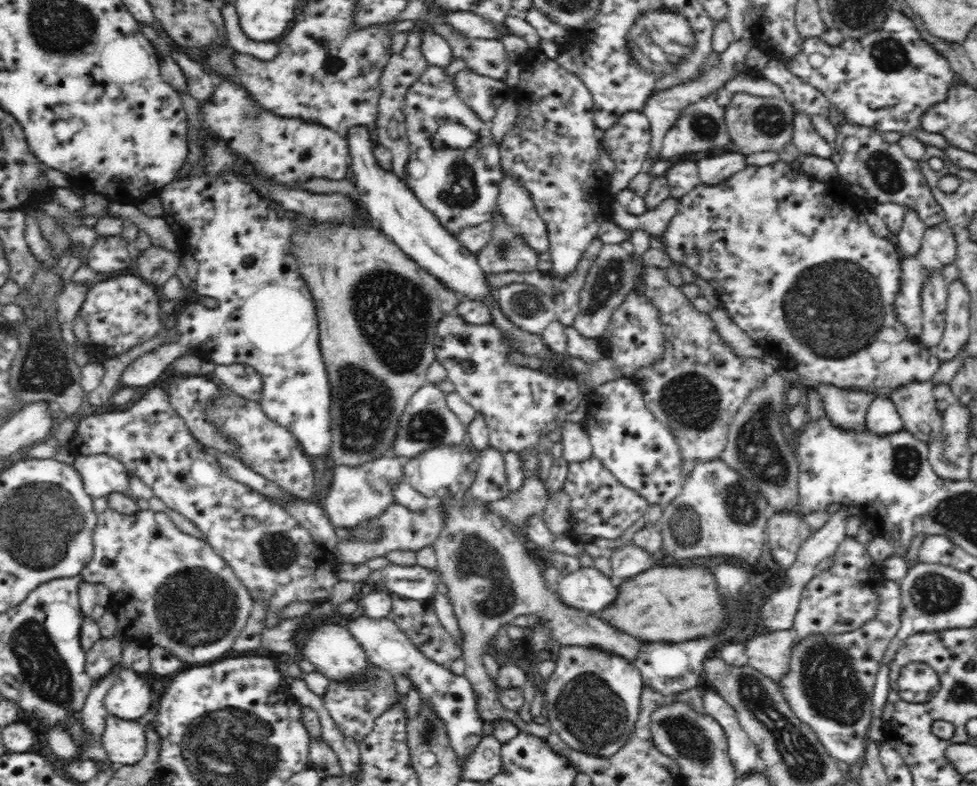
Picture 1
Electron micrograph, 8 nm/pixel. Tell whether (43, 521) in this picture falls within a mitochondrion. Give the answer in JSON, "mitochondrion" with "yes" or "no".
{"mitochondrion":"yes"}

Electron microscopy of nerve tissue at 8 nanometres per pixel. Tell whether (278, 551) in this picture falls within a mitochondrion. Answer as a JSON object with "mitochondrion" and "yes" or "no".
{"mitochondrion":"yes"}

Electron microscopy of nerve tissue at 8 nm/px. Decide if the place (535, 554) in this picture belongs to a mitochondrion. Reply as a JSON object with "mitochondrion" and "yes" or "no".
{"mitochondrion":"no"}

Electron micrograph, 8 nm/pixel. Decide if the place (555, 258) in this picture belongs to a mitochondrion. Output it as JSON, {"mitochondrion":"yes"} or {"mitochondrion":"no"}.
{"mitochondrion":"no"}

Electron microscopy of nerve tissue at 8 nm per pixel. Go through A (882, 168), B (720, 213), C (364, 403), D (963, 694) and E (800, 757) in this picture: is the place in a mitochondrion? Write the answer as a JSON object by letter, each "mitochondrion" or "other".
{"A":"mitochondrion","B":"other","C":"mitochondrion","D":"mitochondrion","E":"mitochondrion"}

